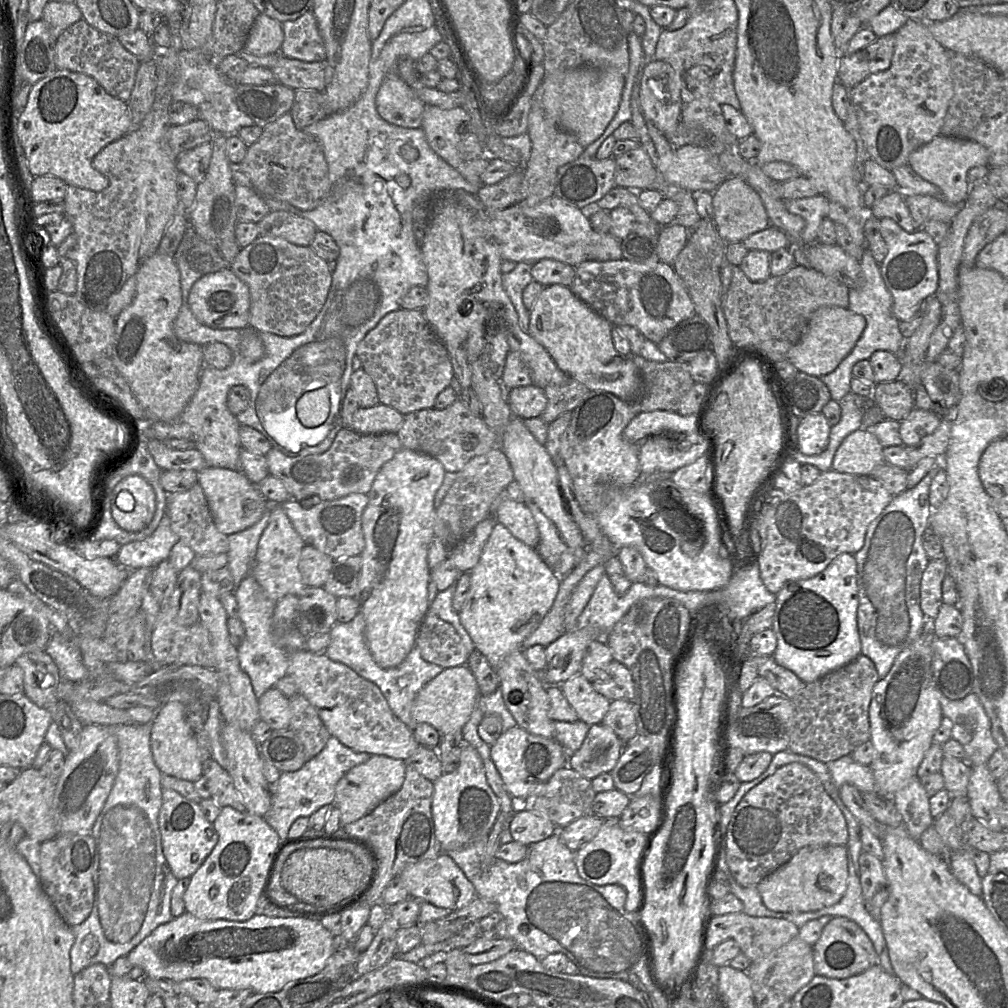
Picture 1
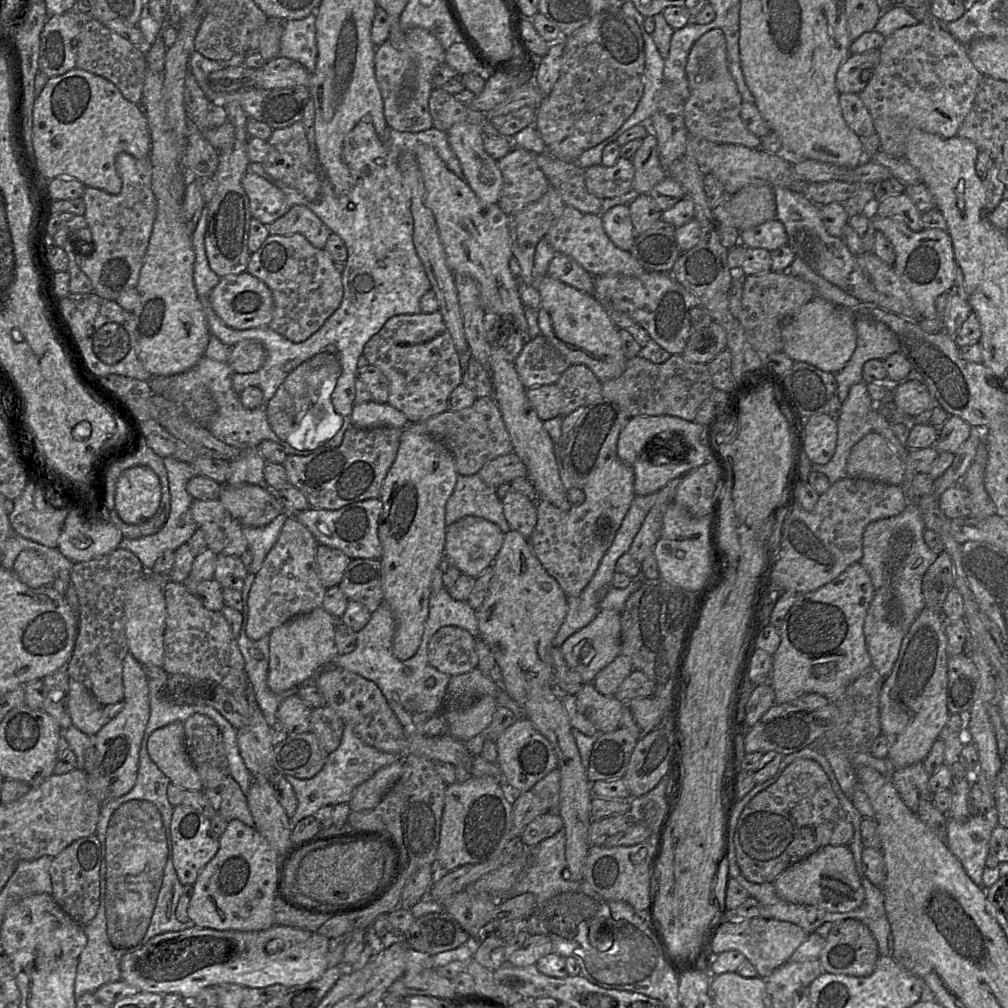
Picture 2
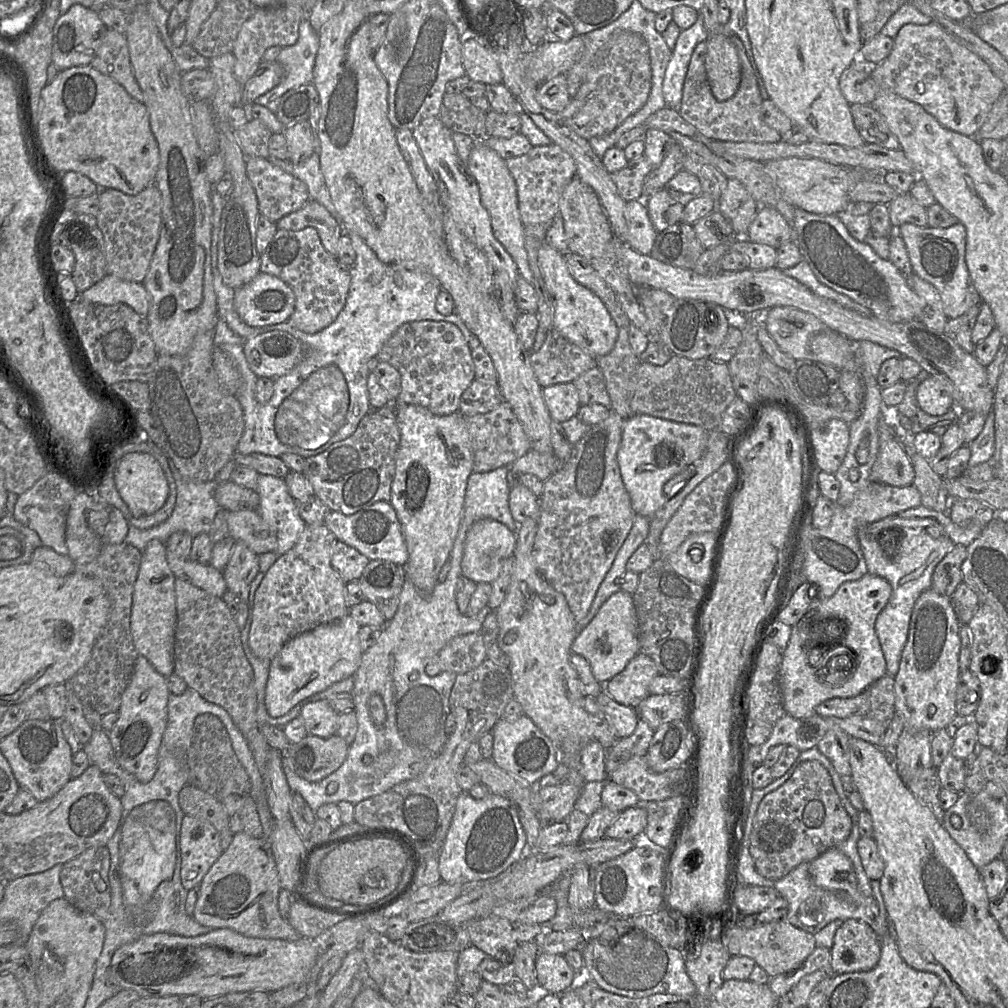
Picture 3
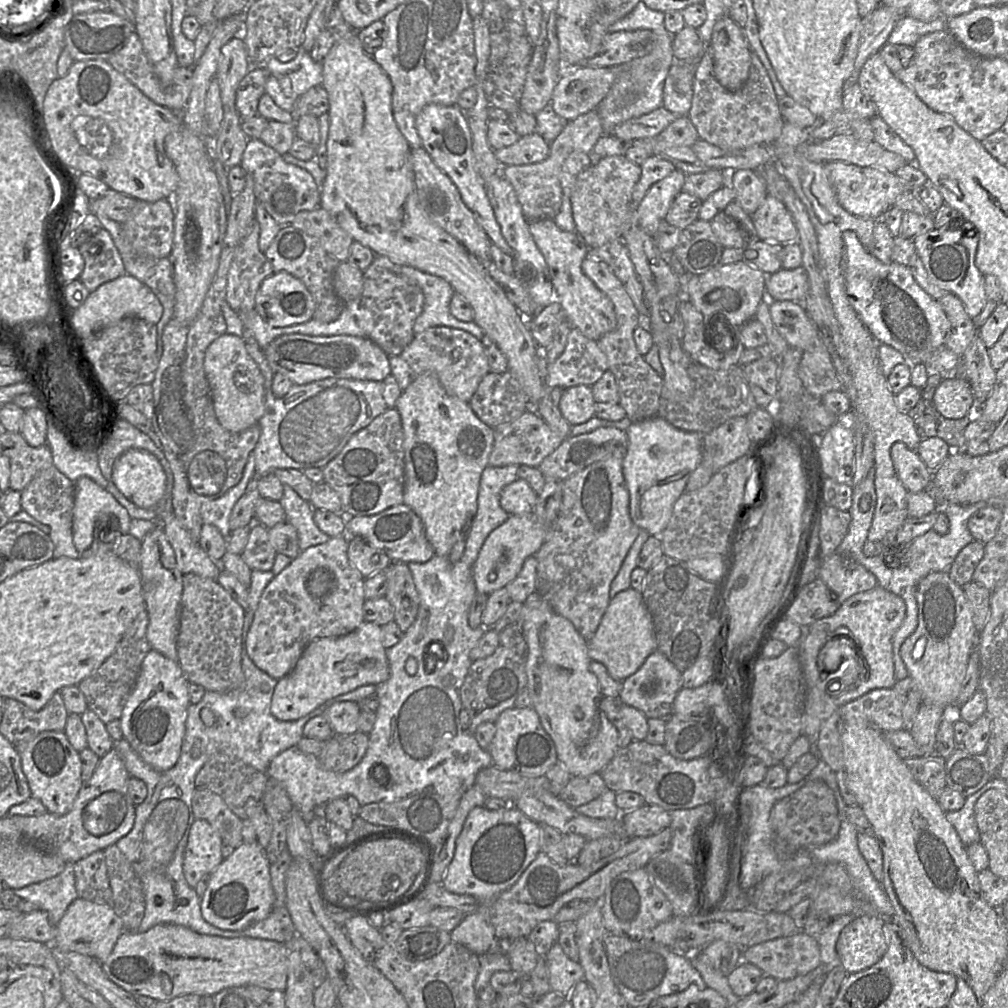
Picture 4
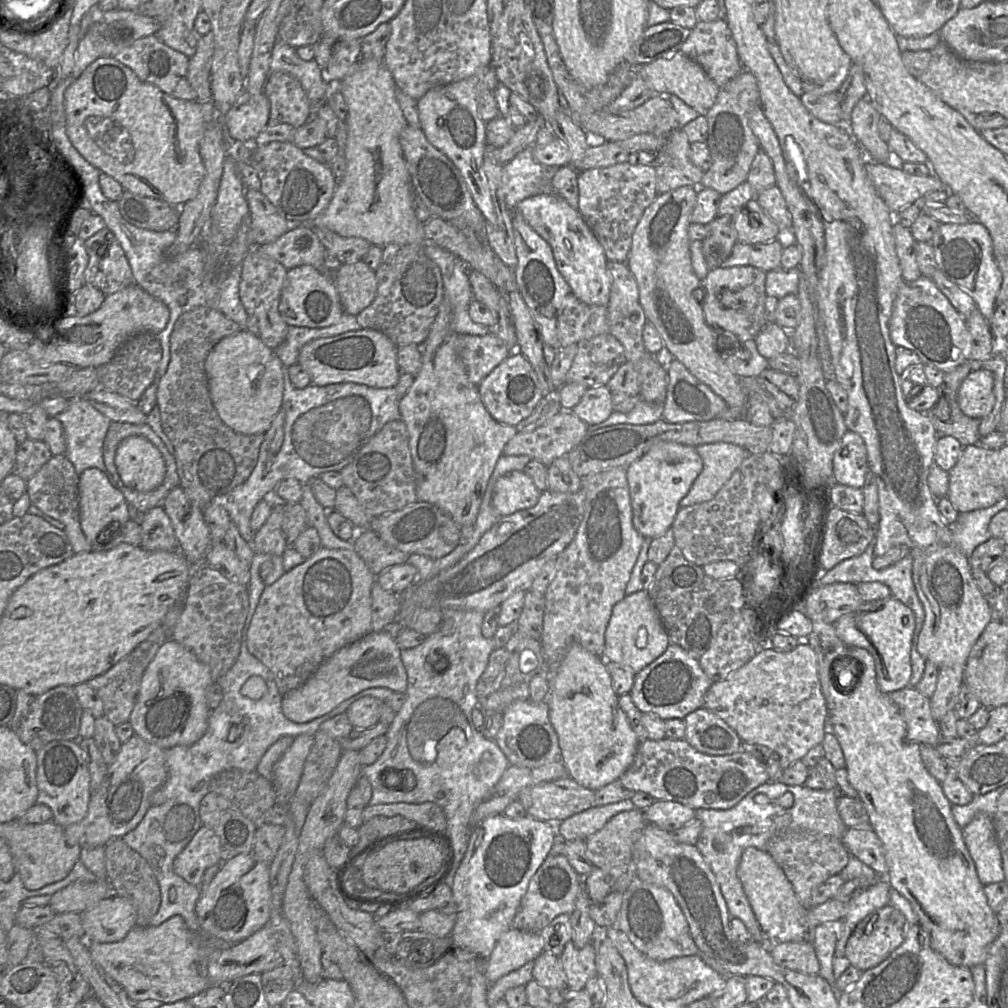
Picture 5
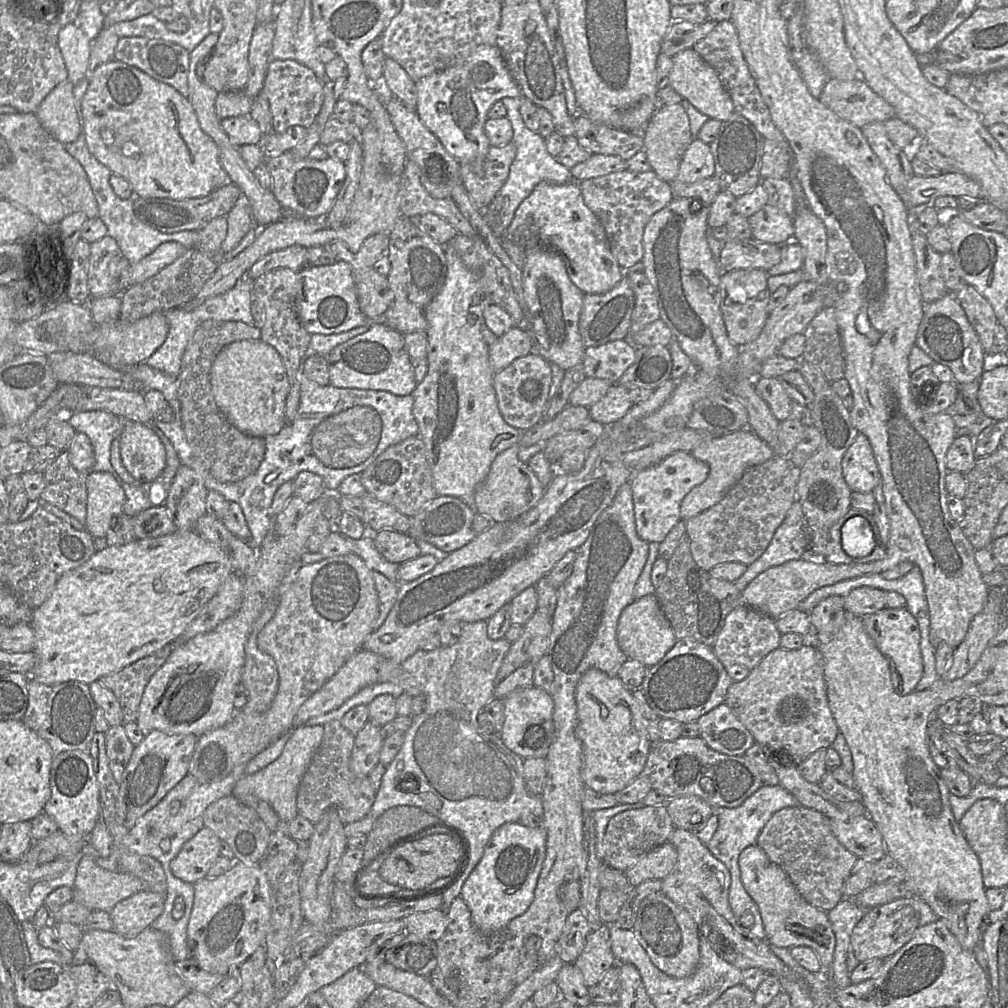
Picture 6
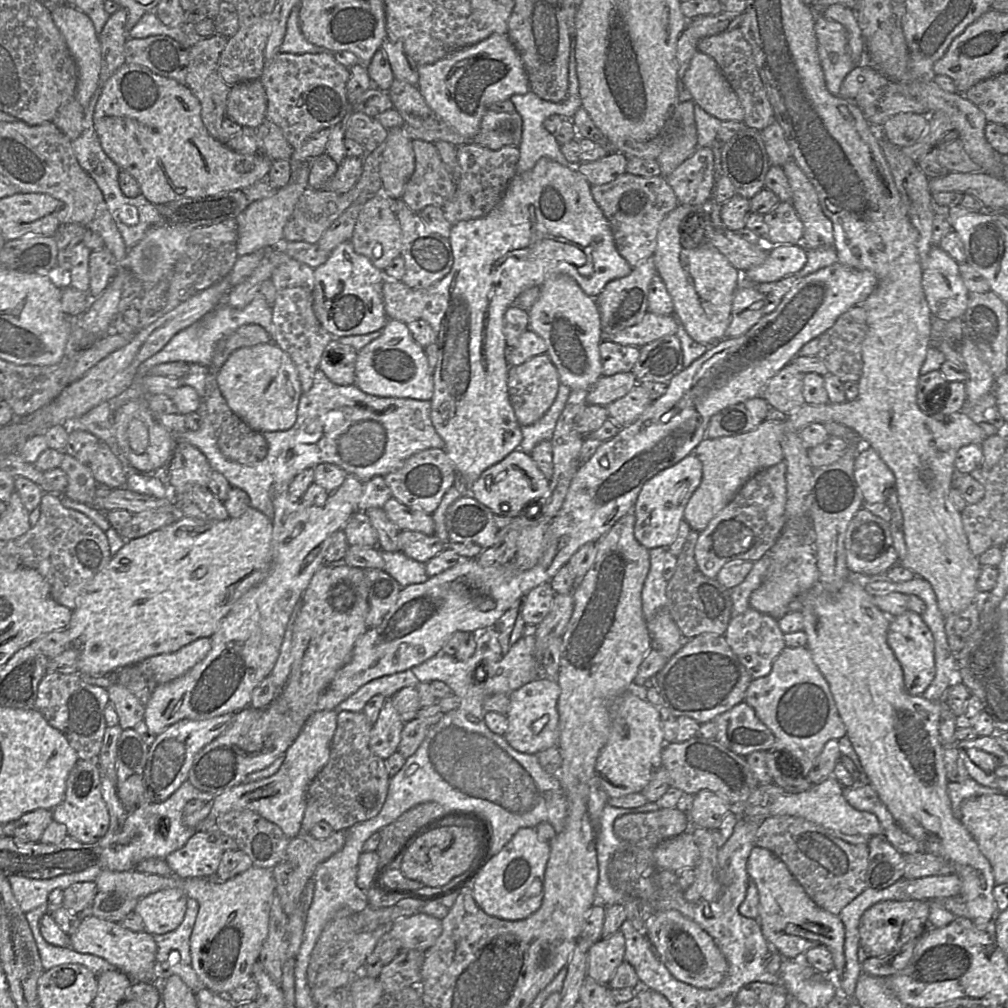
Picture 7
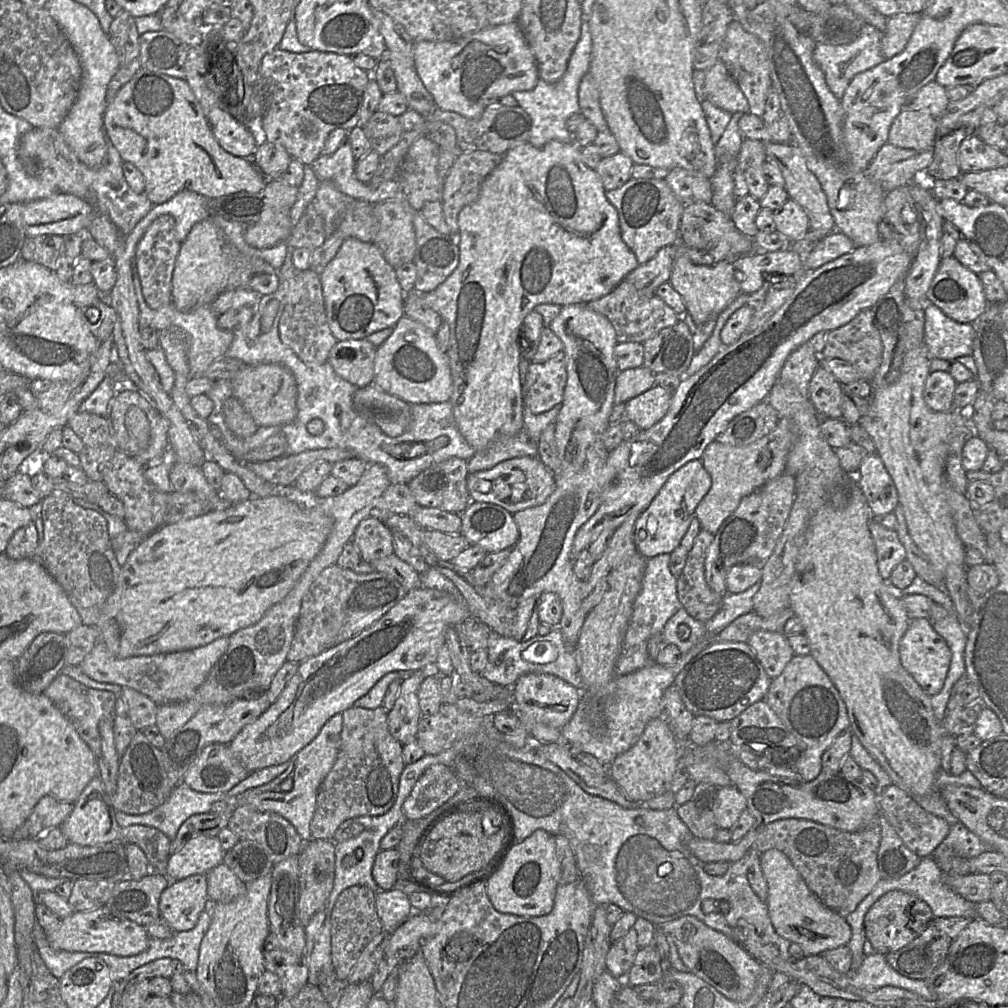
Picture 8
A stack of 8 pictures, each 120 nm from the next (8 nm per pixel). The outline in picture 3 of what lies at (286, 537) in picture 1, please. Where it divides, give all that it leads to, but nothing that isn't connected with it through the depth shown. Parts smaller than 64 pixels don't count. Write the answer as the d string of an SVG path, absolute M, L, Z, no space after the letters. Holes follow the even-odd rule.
M307 525L295 546L279 556L265 573L254 596L252 622L248 634L248 645L253 654L271 661L292 638L315 627L332 623L350 615L345 601L346 583L331 564L331 550L337 541L325 525Z

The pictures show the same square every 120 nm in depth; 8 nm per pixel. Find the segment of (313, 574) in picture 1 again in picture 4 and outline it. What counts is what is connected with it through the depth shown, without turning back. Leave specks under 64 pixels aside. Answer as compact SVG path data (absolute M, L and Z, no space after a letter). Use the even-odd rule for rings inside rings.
M349 536L347 539L349 562L364 578L384 571L393 563L384 552L372 547L364 538Z

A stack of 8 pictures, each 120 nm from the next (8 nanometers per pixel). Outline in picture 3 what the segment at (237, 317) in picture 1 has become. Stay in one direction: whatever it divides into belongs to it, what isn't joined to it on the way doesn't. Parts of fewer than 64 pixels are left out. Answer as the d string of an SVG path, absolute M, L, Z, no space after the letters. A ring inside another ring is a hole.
M260 272L250 282L234 290L234 309L250 326L267 326L286 322L295 309L292 289L276 276Z

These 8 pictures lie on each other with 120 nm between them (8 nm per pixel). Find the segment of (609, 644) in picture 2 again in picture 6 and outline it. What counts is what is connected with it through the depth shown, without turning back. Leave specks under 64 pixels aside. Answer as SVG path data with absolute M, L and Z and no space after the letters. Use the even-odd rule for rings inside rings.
M654 594L635 599L623 609L616 635L619 647L628 660L637 660L647 668L657 664L678 641Z

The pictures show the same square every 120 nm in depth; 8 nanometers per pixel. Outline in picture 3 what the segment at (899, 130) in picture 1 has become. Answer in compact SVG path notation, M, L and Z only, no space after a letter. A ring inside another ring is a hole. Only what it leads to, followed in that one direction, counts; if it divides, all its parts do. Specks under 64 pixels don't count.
M936 23L906 24L897 33L894 46L881 63L872 65L870 76L877 87L897 94L922 106L944 127L957 133L975 137L986 120L992 106L1005 91L1004 83L976 54L959 44Z

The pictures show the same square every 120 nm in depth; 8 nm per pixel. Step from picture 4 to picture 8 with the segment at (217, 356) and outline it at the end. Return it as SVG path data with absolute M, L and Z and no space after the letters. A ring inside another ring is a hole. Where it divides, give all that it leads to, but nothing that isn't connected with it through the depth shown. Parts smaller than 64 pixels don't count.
M275 363L248 365L232 380L233 397L250 414L259 427L283 426L297 416L297 386L293 374Z

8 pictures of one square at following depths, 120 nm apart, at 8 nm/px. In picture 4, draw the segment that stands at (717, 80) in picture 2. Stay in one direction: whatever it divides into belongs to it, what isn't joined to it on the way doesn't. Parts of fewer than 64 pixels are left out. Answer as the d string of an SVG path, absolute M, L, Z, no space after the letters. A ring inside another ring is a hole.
M707 49L694 67L691 108L687 117L695 126L700 139L723 149L744 149L758 144L772 144L781 135L785 123L769 75L751 50L749 75L737 91L725 89L715 78L713 58Z

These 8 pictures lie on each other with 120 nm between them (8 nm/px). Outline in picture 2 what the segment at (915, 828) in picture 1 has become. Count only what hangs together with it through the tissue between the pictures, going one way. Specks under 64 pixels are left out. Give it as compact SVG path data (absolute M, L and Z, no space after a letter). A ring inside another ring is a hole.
M923 762L895 769L892 782L905 805L917 813L921 801L929 799L933 793L929 789L929 777Z

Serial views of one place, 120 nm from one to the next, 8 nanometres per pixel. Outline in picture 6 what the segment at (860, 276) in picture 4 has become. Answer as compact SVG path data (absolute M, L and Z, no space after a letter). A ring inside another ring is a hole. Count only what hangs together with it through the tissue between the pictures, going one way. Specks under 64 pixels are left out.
M948 292L934 302L924 303L915 346L922 349L935 363L949 367L958 384L979 380L984 372L984 351L980 339L953 293Z

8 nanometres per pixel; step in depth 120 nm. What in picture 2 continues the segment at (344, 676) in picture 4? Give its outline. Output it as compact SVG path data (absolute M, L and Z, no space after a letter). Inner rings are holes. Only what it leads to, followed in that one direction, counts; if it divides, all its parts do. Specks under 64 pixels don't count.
M316 608L307 614L299 615L291 619L272 630L272 632L269 635L270 636L270 643L269 643L270 652L269 652L268 678L267 678L268 686L272 692L276 694L280 694L290 689L298 688L301 684L312 681L313 677L315 676L314 670L320 664L325 664L327 665L327 667L330 665L334 665L333 661L339 655L337 647L335 645L335 624L337 623L337 621L341 621L341 620L335 619L331 614L326 612L323 608Z

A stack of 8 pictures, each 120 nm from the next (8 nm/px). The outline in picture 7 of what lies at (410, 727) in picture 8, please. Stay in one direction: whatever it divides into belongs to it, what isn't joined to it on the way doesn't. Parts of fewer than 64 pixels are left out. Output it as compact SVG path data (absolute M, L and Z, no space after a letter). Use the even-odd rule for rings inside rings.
M387 699L370 732L369 747L372 753L385 760L396 752L404 723L392 701Z

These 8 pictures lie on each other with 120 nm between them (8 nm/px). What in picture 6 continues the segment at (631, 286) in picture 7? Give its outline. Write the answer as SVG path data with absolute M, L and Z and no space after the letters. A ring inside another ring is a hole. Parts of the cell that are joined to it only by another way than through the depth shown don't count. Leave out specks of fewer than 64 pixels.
M625 277L605 293L584 294L579 318L579 332L584 346L588 348L614 340L628 339L634 305L634 292Z

